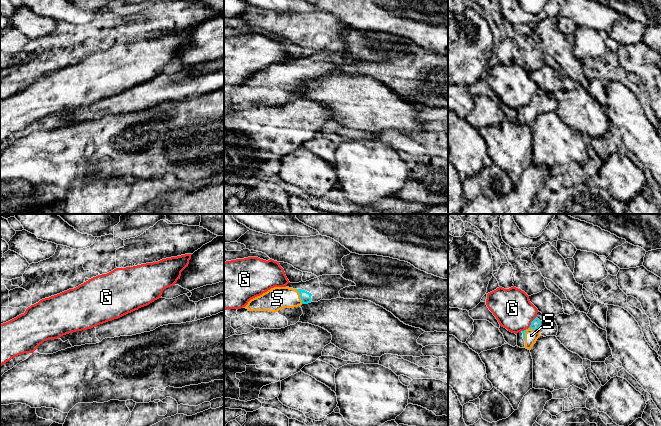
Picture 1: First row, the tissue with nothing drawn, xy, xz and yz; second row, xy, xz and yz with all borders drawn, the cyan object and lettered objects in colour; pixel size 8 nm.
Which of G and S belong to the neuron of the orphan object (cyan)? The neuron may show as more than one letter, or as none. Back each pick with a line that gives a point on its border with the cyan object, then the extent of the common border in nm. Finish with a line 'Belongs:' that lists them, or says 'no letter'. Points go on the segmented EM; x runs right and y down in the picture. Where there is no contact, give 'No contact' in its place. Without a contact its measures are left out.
S: Touches cyan at xz (300, 296). Shared border 130 nm
Belongs: S

